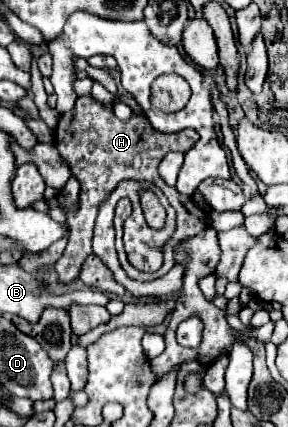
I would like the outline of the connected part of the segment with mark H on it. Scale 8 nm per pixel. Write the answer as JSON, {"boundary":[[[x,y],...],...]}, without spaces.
{"boundary":[[[91,95],[78,97],[75,108],[71,112],[61,114],[57,130],[55,130],[55,146],[61,154],[61,158],[67,162],[67,166],[73,170],[75,178],[81,182],[77,210],[67,212],[69,244],[67,244],[63,256],[55,264],[55,270],[61,278],[61,282],[67,284],[77,278],[83,258],[91,252],[93,218],[97,218],[97,206],[101,204],[101,198],[105,198],[105,194],[109,194],[109,190],[113,190],[113,186],[117,186],[117,182],[127,180],[127,178],[153,182],[155,186],[159,186],[163,190],[169,204],[177,210],[177,230],[175,230],[173,238],[167,242],[165,262],[155,274],[161,276],[161,274],[169,272],[169,266],[171,266],[169,254],[175,252],[175,246],[181,240],[191,238],[207,228],[207,214],[201,208],[197,208],[197,204],[193,202],[191,196],[177,194],[175,188],[167,186],[161,180],[161,176],[157,174],[157,166],[167,152],[171,152],[171,150],[187,152],[197,142],[197,138],[199,138],[199,134],[195,130],[183,130],[177,134],[161,134],[161,132],[153,130],[153,126],[149,124],[149,120],[145,116],[139,116],[139,114],[133,114],[131,120],[123,122],[113,114],[111,106],[101,104]]]}

